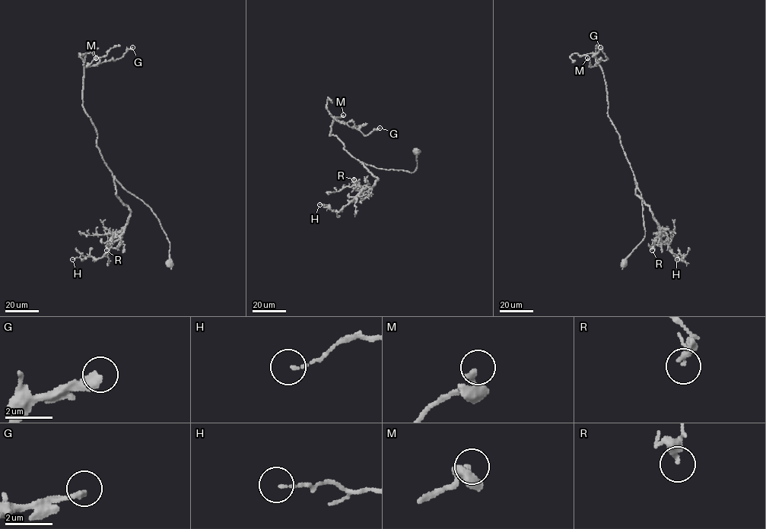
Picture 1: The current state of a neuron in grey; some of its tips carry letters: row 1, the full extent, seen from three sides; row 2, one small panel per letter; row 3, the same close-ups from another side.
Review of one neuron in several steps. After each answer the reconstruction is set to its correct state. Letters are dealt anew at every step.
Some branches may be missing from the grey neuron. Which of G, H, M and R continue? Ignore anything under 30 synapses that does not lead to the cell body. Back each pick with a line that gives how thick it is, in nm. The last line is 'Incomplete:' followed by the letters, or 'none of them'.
G: 300 nm
Incomplete: G

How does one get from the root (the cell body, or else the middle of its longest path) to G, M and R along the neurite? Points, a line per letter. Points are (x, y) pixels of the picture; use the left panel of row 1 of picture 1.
G: (170, 264), (159, 220), (112, 175), (83, 106), (85, 55), (103, 62), (132, 47)
M: (170, 264), (159, 220), (116, 179), (96, 146), (82, 99), (84, 57), (99, 59), (87, 67), (96, 58)
R: (170, 264), (170, 243), (159, 220), (115, 178), (116, 195), (130, 213), (124, 231), (106, 245), (106, 250)

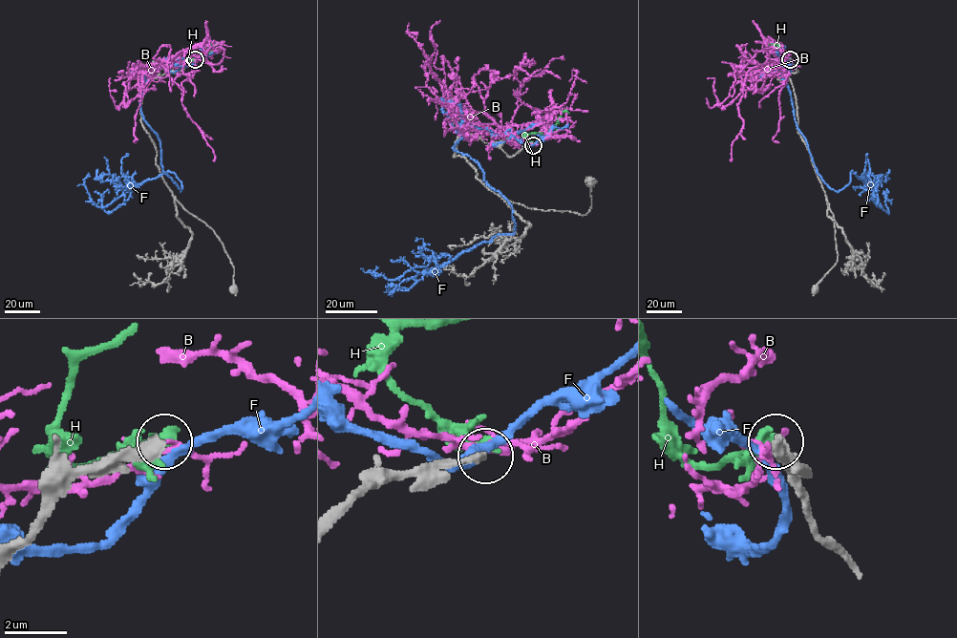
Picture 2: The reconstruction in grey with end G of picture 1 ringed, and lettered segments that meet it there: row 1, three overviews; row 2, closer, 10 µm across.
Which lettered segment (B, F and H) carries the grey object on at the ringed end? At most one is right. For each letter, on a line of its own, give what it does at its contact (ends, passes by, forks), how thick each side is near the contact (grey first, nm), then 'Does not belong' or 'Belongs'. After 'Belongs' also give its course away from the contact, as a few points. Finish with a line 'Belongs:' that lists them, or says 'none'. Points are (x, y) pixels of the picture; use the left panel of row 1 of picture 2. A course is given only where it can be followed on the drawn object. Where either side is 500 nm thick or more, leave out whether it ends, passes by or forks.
B: It forks there. Thickness 320 nm (grey) against 160 nm. Does not belong
F: It passes by. Thickness 340 nm (grey) against 360 nm. Does not belong
H: It passes by. Thickness 320 nm (grey) against 380 nm. Does not belong
Belongs: none

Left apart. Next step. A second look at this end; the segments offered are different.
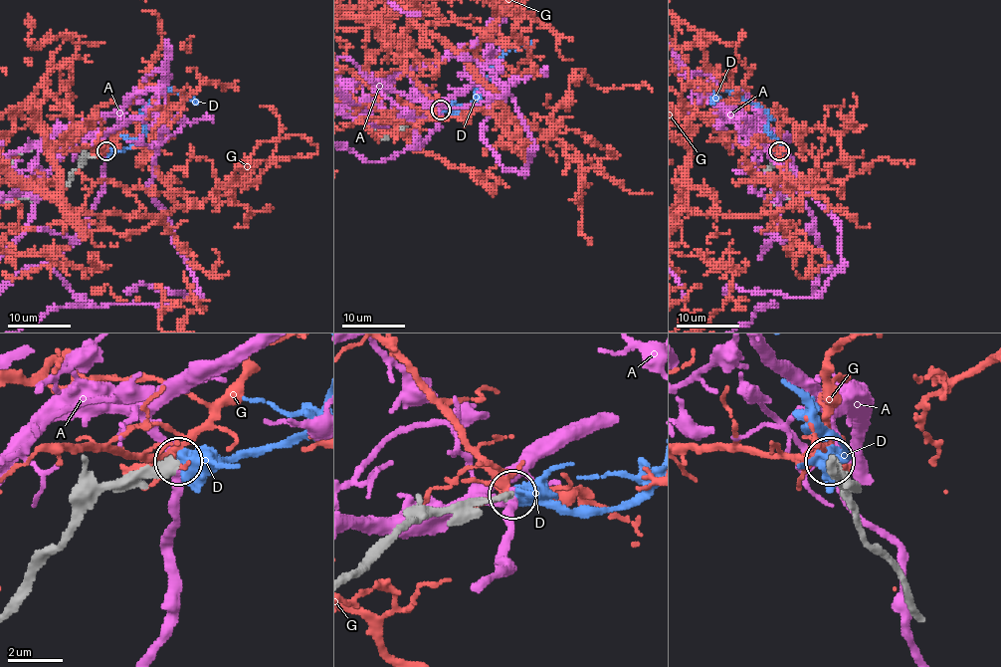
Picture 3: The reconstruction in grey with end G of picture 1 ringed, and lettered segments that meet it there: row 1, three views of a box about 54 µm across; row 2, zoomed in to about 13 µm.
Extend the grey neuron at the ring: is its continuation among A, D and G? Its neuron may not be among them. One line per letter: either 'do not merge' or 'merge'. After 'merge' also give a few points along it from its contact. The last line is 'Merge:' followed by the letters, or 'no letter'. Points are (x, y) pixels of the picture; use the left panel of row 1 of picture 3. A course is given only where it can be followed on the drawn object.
A: do not merge
D: merge
G: do not merge
Merge: D

